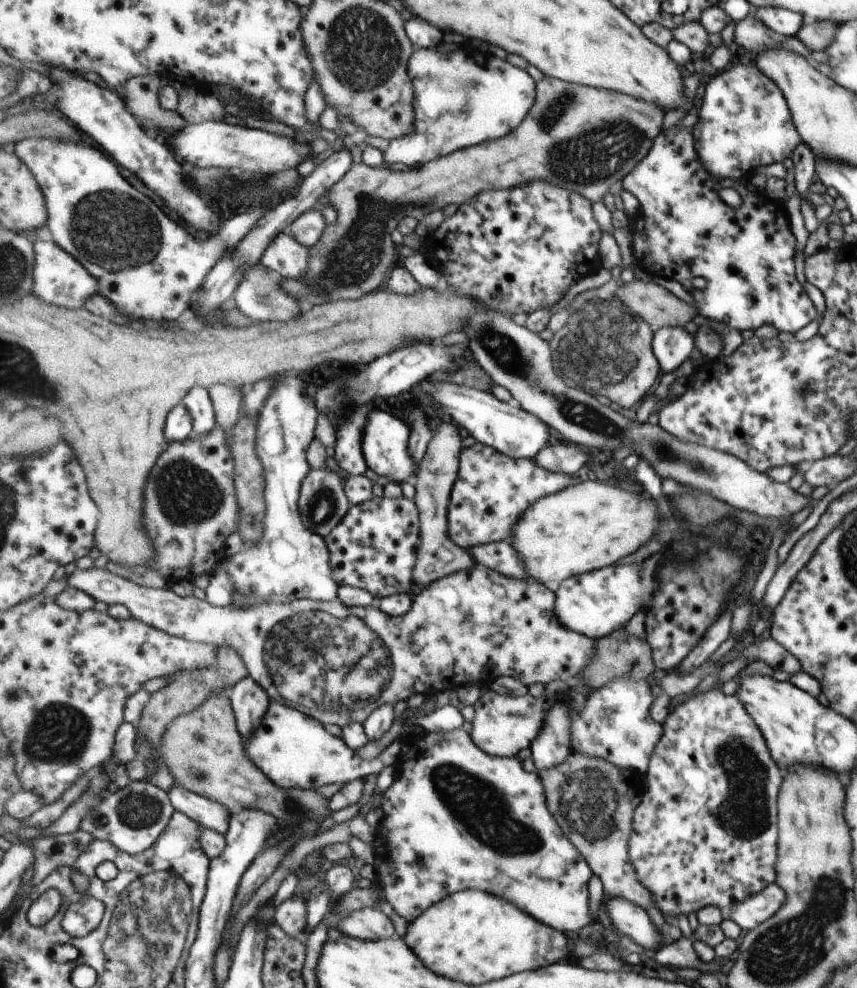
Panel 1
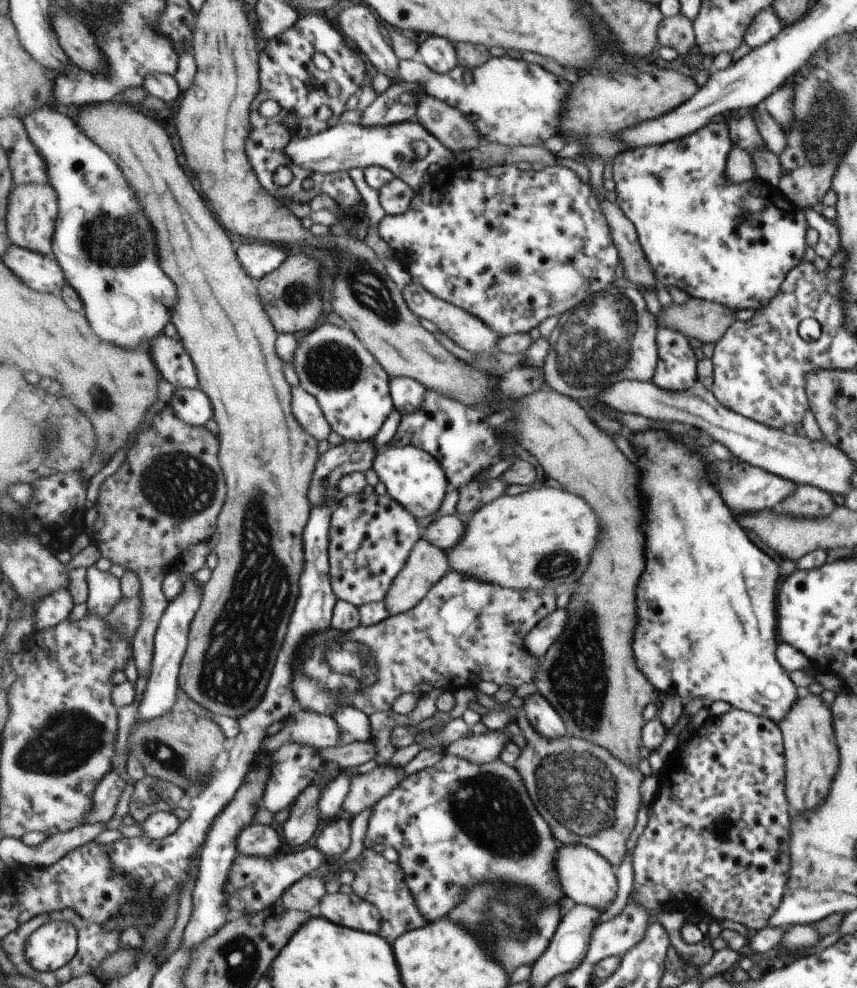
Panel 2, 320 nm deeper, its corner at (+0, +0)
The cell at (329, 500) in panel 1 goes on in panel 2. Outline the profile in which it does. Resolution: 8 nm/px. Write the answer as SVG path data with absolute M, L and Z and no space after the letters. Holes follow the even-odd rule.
M344 440L340 445L335 445L329 449L326 453L320 456L320 460L317 461L315 476L313 476L313 486L311 486L311 492L309 492L309 498L311 498L311 504L313 506L337 506L340 500L343 498L343 494L338 487L339 481L348 474L354 472L362 472L374 468L374 462L378 457L380 450L375 449L373 441L355 442L350 440Z

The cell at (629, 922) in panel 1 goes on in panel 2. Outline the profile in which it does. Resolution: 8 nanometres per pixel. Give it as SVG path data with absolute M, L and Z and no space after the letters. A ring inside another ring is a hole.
M559 842L560 850L556 854L556 869L564 893L572 904L589 905L595 908L609 908L620 890L616 868L596 850L585 845L566 845Z

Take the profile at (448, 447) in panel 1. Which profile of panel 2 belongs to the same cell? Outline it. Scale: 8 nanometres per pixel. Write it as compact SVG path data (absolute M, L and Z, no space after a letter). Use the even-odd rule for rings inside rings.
M419 541L415 550L408 558L407 565L400 572L399 576L393 581L392 588L389 589L388 596L384 603L390 615L400 615L410 611L415 605L419 605L428 592L435 586L450 570L450 562L447 551L441 551L428 541Z

